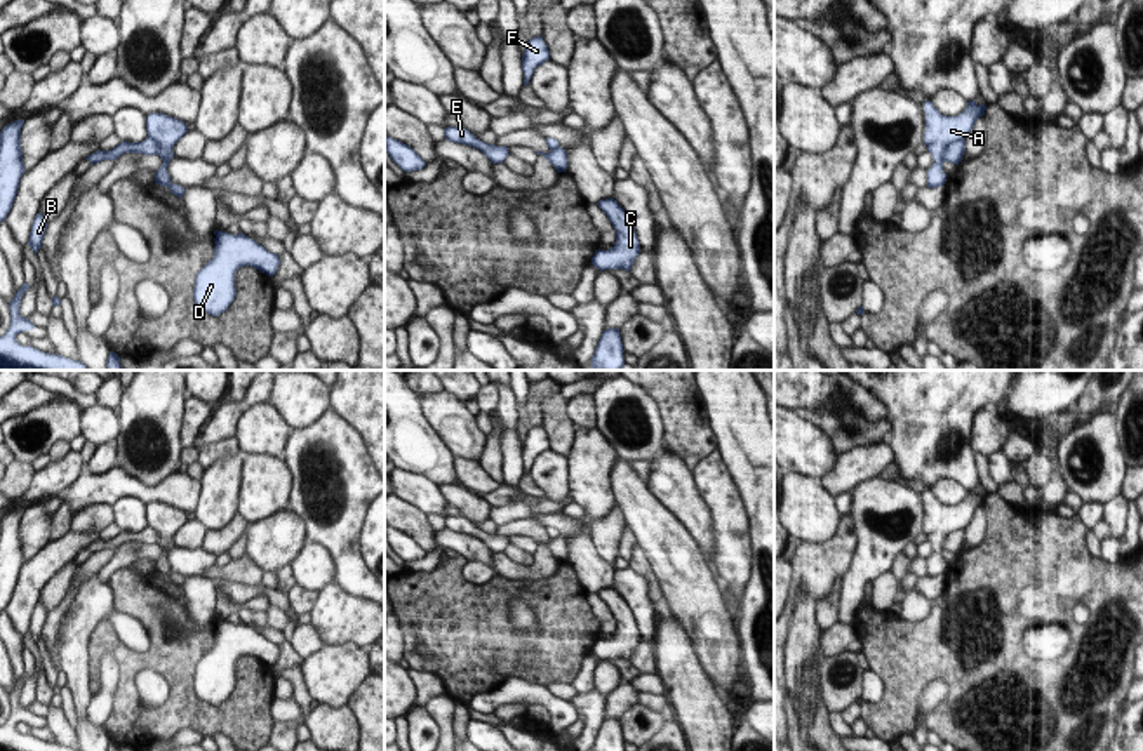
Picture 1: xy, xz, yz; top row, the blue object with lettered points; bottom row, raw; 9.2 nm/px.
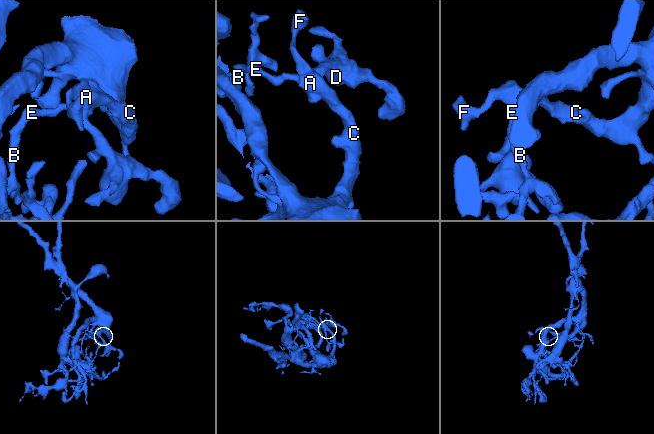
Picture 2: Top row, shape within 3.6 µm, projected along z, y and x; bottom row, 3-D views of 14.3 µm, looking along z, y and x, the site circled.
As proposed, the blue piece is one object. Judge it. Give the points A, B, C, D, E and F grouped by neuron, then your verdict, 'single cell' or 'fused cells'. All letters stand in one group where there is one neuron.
groups A C D F / B E; fused cells

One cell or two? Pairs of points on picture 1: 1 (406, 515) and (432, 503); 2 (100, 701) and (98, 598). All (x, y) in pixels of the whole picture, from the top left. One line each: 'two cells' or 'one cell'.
1: two cells
2: two cells

